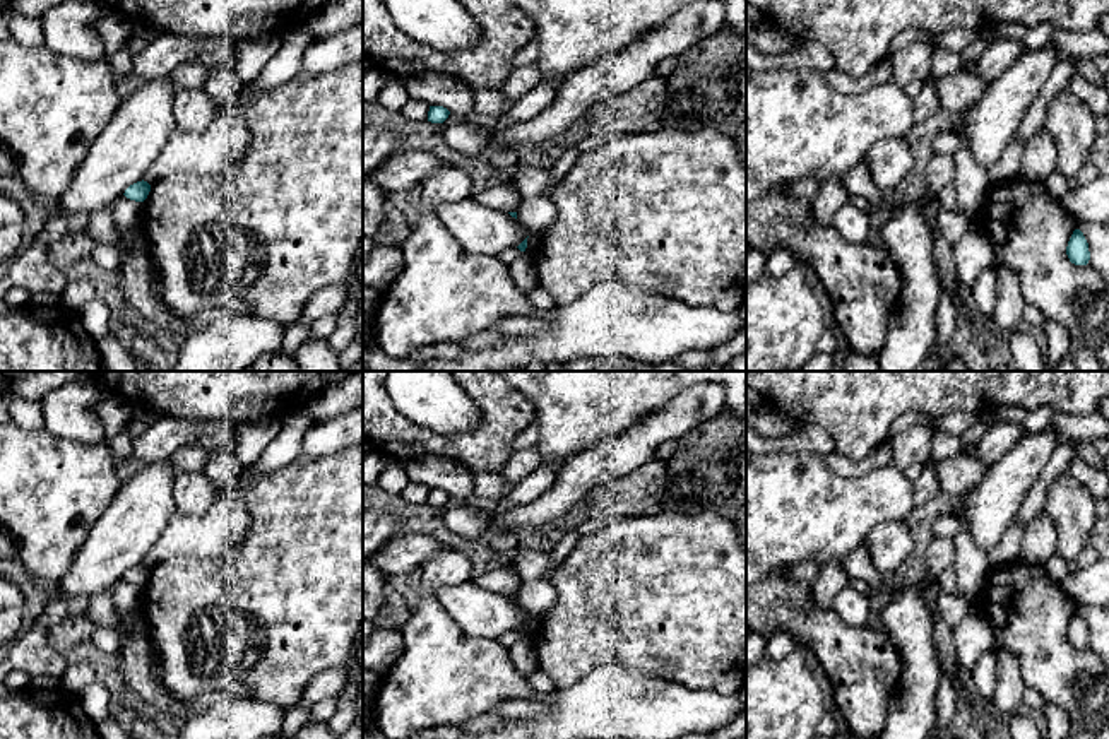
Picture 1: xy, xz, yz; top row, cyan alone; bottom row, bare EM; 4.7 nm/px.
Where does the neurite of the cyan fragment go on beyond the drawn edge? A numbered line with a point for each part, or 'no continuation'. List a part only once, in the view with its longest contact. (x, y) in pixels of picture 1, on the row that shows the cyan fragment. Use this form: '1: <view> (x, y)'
no continuation

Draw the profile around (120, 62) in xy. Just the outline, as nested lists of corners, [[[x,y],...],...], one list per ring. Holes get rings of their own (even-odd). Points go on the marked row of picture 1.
[[[128,43],[125,46],[122,46],[118,51],[115,51],[113,55],[108,55],[104,58],[106,58],[110,70],[116,80],[122,80],[130,74],[133,56],[130,53]]]

